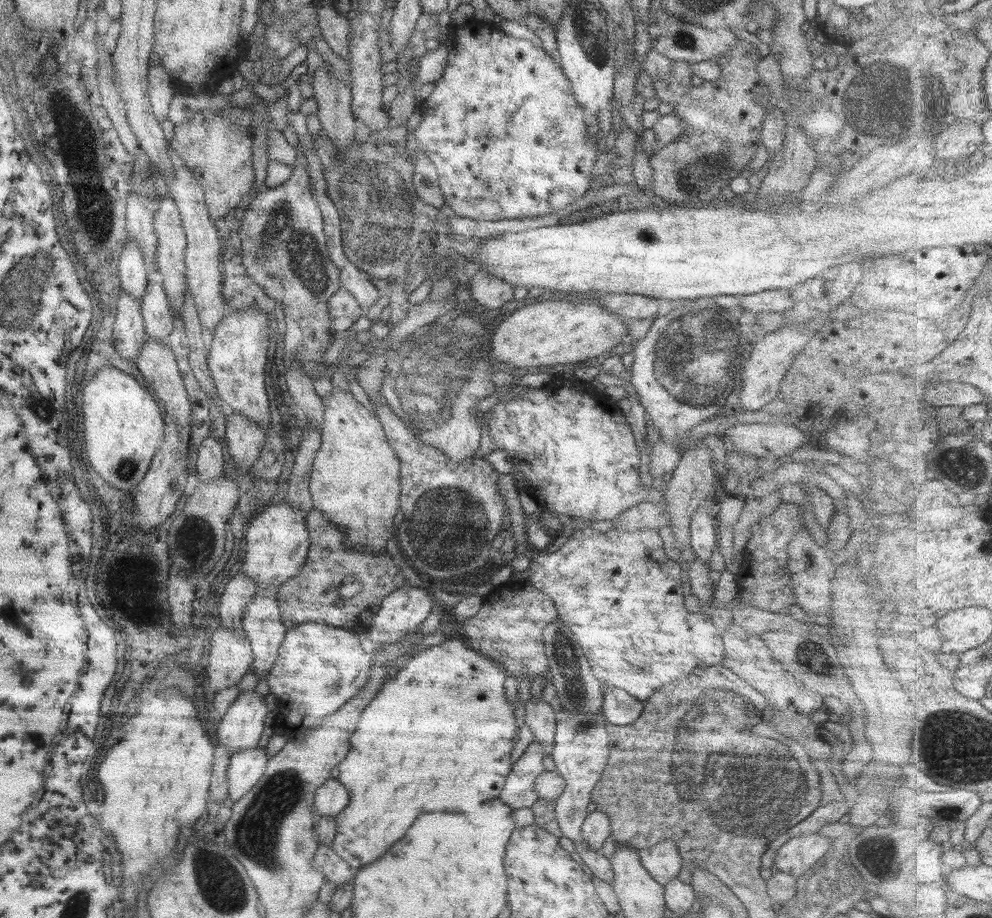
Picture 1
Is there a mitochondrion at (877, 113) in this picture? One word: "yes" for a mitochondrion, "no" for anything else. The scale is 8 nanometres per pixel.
yes

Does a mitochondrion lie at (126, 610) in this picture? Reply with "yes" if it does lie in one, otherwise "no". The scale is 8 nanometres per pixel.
no

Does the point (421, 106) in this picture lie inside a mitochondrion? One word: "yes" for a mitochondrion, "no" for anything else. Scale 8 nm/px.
no

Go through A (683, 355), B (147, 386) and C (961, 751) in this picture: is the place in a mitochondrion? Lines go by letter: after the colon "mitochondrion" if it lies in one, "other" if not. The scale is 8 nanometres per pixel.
A: mitochondrion
B: other
C: mitochondrion

